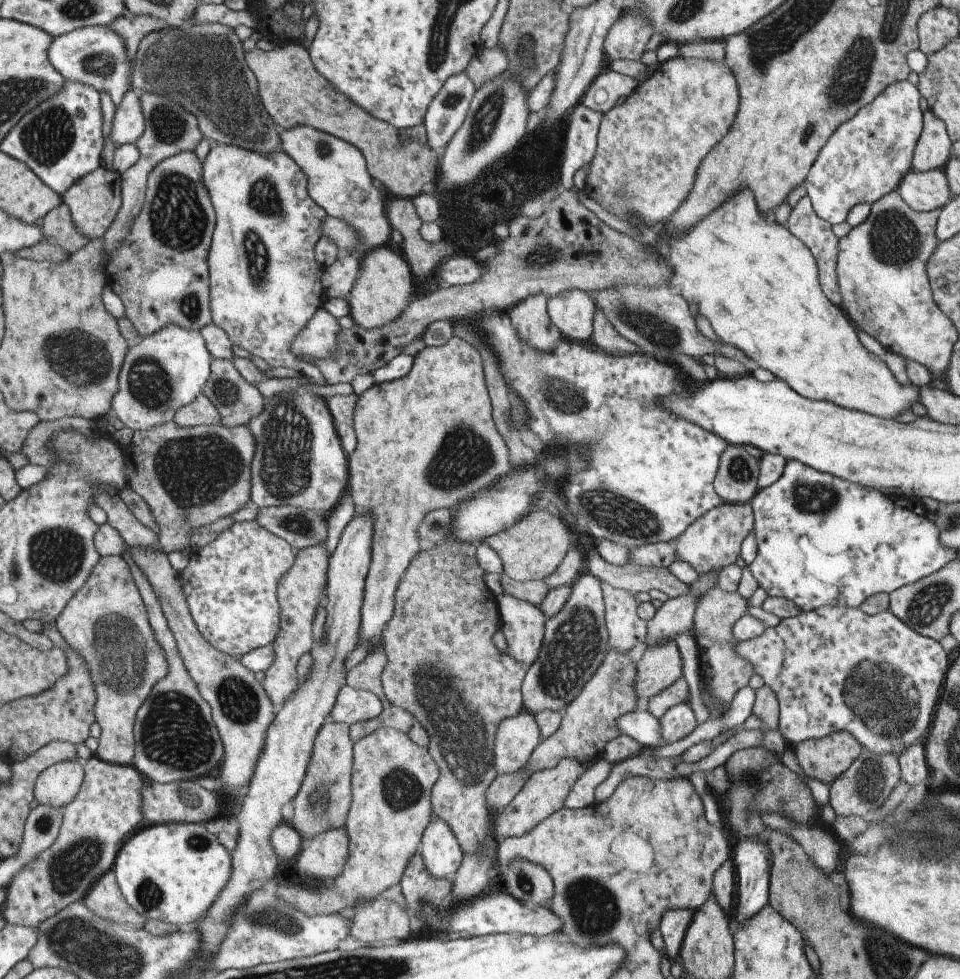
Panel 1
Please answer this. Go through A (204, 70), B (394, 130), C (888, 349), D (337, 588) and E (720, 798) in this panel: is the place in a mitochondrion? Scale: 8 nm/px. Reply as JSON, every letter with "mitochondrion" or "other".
{"A":"mitochondrion","B":"other","C":"other","D":"other","E":"other"}

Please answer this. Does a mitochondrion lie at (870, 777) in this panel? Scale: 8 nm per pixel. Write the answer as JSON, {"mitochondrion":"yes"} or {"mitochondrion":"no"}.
{"mitochondrion":"yes"}

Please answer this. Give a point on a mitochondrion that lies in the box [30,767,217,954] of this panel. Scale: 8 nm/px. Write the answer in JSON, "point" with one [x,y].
{"point":[68,871]}

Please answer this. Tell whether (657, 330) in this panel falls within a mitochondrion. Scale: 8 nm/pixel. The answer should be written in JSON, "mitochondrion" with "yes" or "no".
{"mitochondrion":"yes"}

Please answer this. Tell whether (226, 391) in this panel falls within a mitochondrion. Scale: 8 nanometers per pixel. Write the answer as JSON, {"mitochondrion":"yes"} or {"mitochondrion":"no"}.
{"mitochondrion":"yes"}

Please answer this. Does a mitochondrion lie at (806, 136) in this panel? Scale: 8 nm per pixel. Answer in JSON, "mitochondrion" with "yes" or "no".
{"mitochondrion":"yes"}

